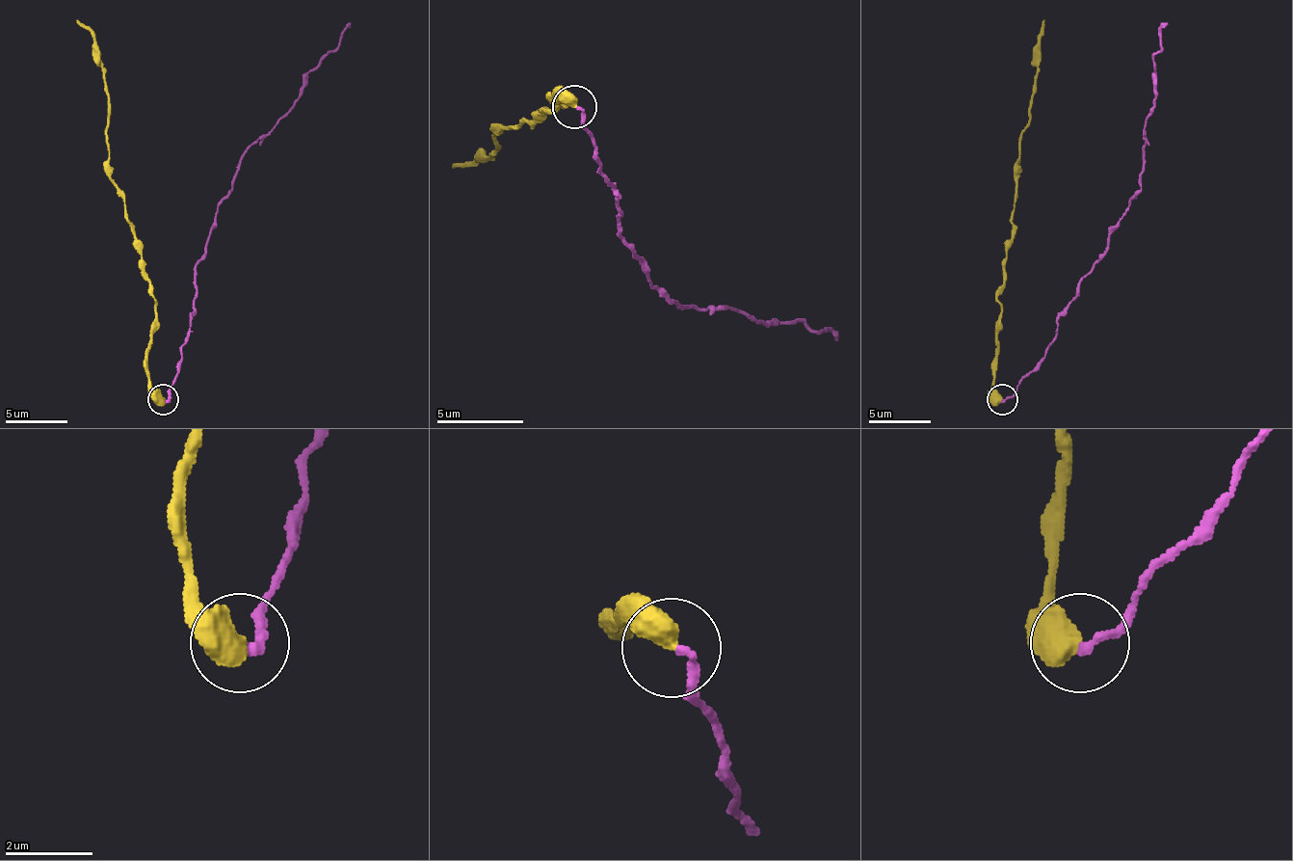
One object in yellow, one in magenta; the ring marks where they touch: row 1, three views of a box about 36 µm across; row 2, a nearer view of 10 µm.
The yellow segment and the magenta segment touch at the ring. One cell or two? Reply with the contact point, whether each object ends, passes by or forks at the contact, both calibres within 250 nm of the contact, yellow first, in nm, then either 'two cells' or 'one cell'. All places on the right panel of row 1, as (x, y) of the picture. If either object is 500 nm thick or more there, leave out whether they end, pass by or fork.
(1002, 399) | 600/180 nm | two cells

